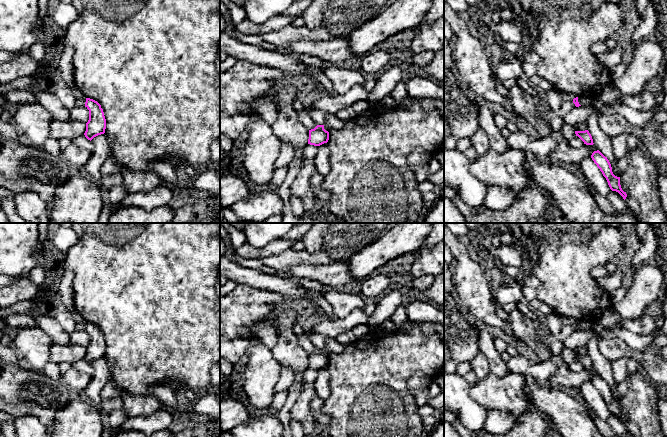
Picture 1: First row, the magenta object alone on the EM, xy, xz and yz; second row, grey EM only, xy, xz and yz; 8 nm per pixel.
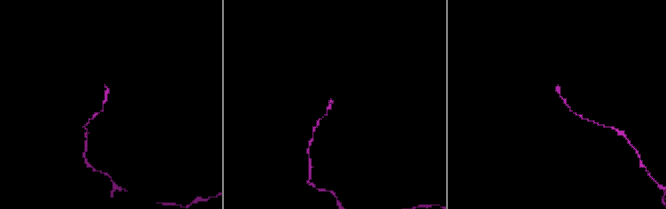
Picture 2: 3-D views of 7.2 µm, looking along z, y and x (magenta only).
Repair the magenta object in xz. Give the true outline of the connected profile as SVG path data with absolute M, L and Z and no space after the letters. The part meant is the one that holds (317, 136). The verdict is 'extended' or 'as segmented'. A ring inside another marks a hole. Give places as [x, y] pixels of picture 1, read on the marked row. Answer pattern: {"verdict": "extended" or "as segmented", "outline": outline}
{"verdict": "as segmented", "outline": "M317 125L314 129L309 130L308 144L320 146L329 140L329 132L324 129L324 125Z"}

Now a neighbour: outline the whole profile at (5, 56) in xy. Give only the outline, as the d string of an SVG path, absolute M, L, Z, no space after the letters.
M0 50L0 64L9 62L20 54L21 53L10 53L7 51Z

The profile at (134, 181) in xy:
M121 170L123 176L122 186L128 194L146 192L158 187L162 183L166 183L160 175L152 171Z

